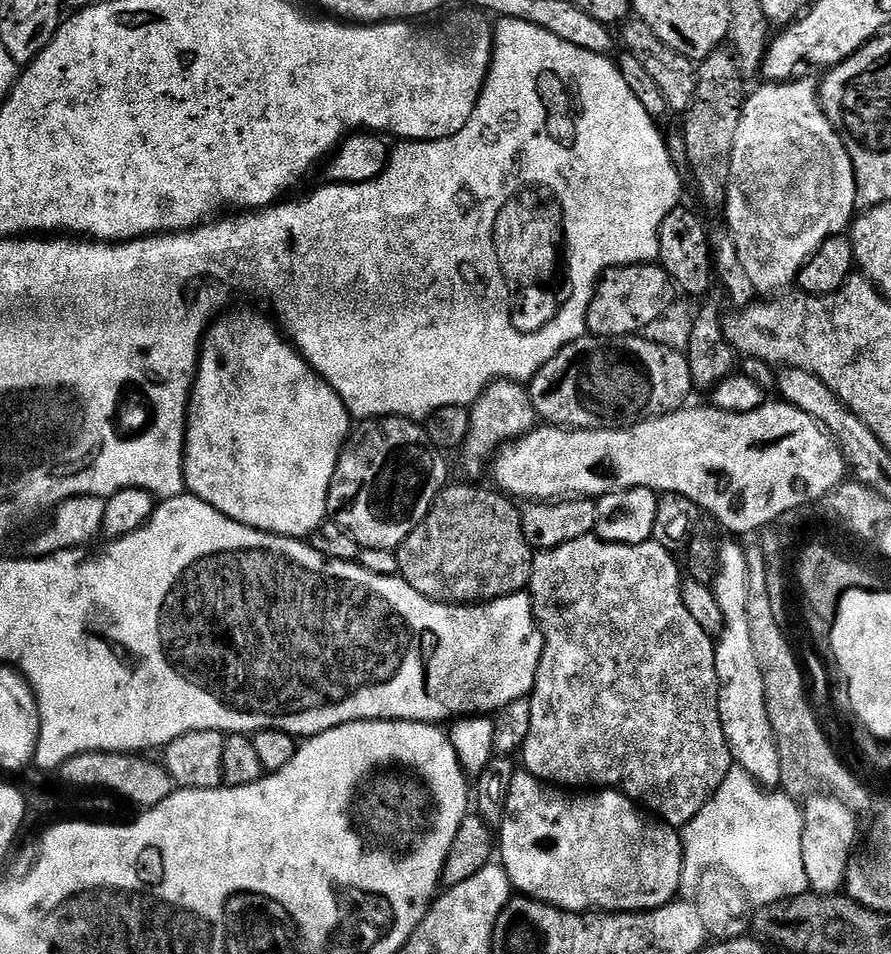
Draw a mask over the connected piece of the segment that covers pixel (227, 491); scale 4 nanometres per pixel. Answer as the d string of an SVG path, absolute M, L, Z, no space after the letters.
M235 308L225 311L209 327L200 346L200 365L196 368L196 381L192 383L188 424L184 428L184 482L191 495L214 506L214 510L226 514L226 518L234 522L256 528L260 532L270 532L274 536L308 538L319 524L325 523L328 516L330 482L334 478L340 452L344 449L344 441L354 427L354 420L348 415L348 408L342 398L338 398L336 391L306 363L286 339L285 333L271 319L268 321L262 313L255 312L252 308Z

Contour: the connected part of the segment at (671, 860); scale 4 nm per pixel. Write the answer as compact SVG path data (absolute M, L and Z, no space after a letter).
M517 770L514 782L510 782L510 798L506 798L506 814L504 821L498 826L498 856L502 866L512 880L512 887L517 893L541 900L543 904L553 904L555 908L563 908L565 912L586 912L603 910L606 912L646 912L650 908L660 908L677 899L681 891L680 879L684 865L684 845L677 829L663 823L647 824L645 813L641 811L635 800L615 790L565 790L559 786L544 783L537 776L531 776L527 770Z

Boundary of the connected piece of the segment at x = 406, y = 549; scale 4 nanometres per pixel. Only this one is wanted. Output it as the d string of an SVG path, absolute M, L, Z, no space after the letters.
M449 483L436 495L426 518L395 549L400 579L418 590L418 594L427 600L436 600L440 604L475 606L523 593L531 585L534 549L526 542L526 534L522 534L521 509L503 492L489 488Z

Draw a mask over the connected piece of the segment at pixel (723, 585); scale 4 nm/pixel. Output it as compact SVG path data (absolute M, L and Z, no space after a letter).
M720 544L718 571L715 575L714 591L718 606L722 610L724 626L716 646L716 669L720 683L720 717L722 730L726 734L728 748L733 761L746 774L750 774L761 786L772 790L782 778L778 762L778 746L770 726L766 710L766 686L762 670L758 666L758 654L754 654L754 642L750 642L748 621L748 566L747 556L736 544Z

